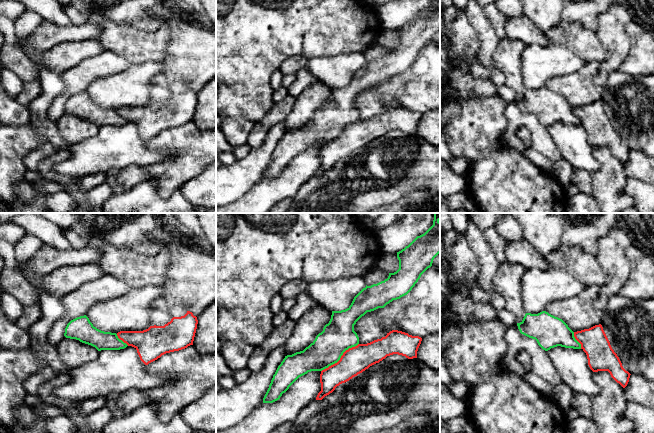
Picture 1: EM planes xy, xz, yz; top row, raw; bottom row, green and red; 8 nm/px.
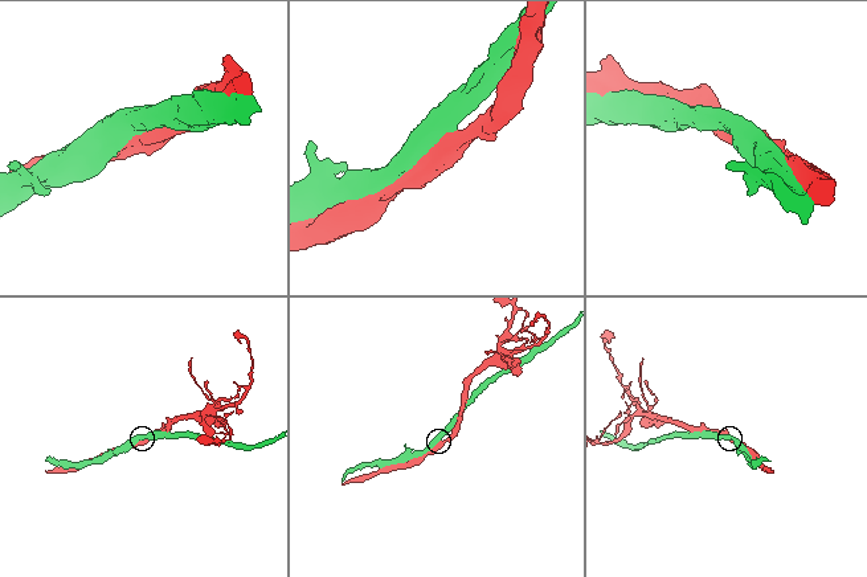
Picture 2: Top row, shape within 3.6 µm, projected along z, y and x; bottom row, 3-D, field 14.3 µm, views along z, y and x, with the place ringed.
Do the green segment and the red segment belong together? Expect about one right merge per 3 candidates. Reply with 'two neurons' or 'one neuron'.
two neurons

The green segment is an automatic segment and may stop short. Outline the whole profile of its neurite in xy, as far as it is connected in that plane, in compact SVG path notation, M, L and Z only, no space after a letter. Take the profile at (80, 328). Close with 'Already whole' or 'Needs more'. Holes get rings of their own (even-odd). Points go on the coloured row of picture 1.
M86 315L71 320L65 328L64 336L91 345L98 351L120 350L128 346L116 333L104 332L94 327Z. Already whole

